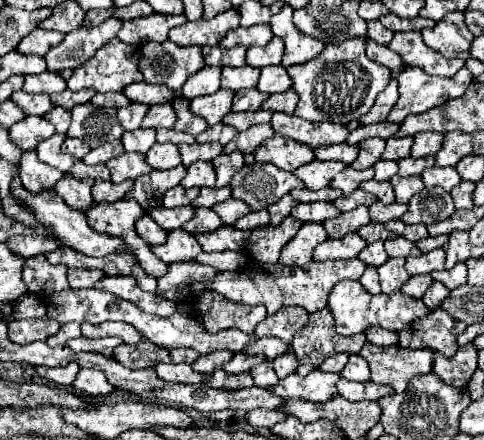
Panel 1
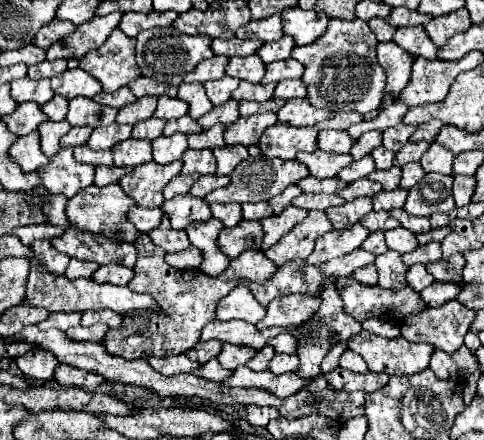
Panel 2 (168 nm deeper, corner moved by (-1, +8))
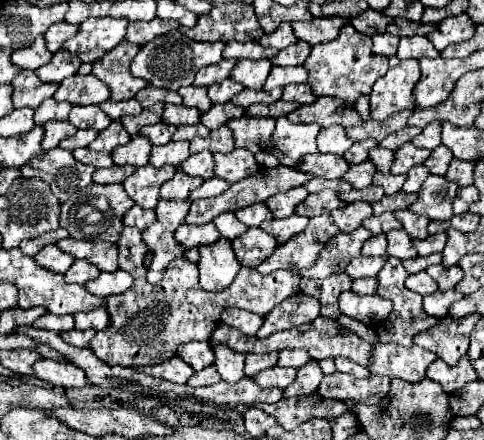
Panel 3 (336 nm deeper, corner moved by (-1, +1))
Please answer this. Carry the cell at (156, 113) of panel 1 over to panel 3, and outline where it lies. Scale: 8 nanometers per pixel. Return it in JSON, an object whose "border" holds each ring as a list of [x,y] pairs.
{"border":[[[164,105],[162,123],[168,125],[196,125],[200,123],[200,111],[194,111],[194,107],[184,105]]]}

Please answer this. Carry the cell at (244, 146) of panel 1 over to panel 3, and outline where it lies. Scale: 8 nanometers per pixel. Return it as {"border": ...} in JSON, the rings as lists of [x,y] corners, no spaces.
{"border":[[[240,117],[232,119],[228,127],[234,135],[234,147],[248,149],[250,153],[258,153],[266,149],[272,133],[274,133],[276,119],[272,117]]]}

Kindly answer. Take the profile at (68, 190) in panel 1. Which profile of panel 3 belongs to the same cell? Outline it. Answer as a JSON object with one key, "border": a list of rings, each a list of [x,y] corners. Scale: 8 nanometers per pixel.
{"border":[[[54,149],[42,155],[42,159],[32,159],[20,169],[26,179],[42,179],[52,187],[52,193],[60,203],[70,199],[74,193],[86,189],[92,183],[94,167],[78,163],[70,151]]]}

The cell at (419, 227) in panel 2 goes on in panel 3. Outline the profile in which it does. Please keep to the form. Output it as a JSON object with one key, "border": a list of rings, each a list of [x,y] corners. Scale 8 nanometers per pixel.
{"border":[[[402,209],[402,211],[396,211],[394,213],[396,219],[402,223],[404,231],[412,237],[412,239],[426,239],[428,237],[428,219],[422,217],[422,215],[414,215],[410,209]]]}

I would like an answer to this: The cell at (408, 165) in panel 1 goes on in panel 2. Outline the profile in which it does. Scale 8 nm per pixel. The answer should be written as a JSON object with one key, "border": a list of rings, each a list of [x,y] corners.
{"border":[[[406,142],[398,152],[396,152],[396,160],[394,166],[404,166],[408,162],[418,162],[422,158],[422,154],[428,150],[428,142]]]}

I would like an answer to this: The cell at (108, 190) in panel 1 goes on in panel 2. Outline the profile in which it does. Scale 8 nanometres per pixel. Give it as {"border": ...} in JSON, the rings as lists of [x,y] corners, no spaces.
{"border":[[[96,166],[94,184],[96,184],[96,186],[114,184],[114,182],[118,182],[124,174],[128,174],[130,170],[132,170],[130,166],[124,166],[124,168],[118,168],[118,166]]]}

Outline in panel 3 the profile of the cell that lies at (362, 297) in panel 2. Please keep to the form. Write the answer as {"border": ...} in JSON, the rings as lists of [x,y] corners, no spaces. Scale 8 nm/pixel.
{"border":[[[346,291],[338,297],[340,311],[366,327],[376,327],[386,321],[392,311],[392,303],[380,295],[356,295],[354,291]]]}

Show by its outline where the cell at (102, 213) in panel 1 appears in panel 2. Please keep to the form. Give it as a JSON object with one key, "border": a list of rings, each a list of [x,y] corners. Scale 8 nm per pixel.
{"border":[[[92,184],[92,186],[82,188],[82,192],[78,192],[74,198],[70,198],[66,202],[66,216],[70,220],[70,226],[74,226],[74,228],[112,236],[112,238],[126,240],[128,244],[132,244],[138,236],[138,230],[126,218],[126,212],[130,206],[134,206],[134,200],[130,200],[130,196],[126,196],[126,192],[122,190],[120,184],[110,184],[104,188]]]}

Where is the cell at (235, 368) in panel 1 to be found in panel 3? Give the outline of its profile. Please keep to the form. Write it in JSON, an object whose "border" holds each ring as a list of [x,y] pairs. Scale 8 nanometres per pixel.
{"border":[[[212,347],[214,355],[216,355],[216,369],[220,373],[220,377],[228,383],[236,383],[238,379],[244,379],[244,359],[246,355],[232,351],[230,347]]]}

